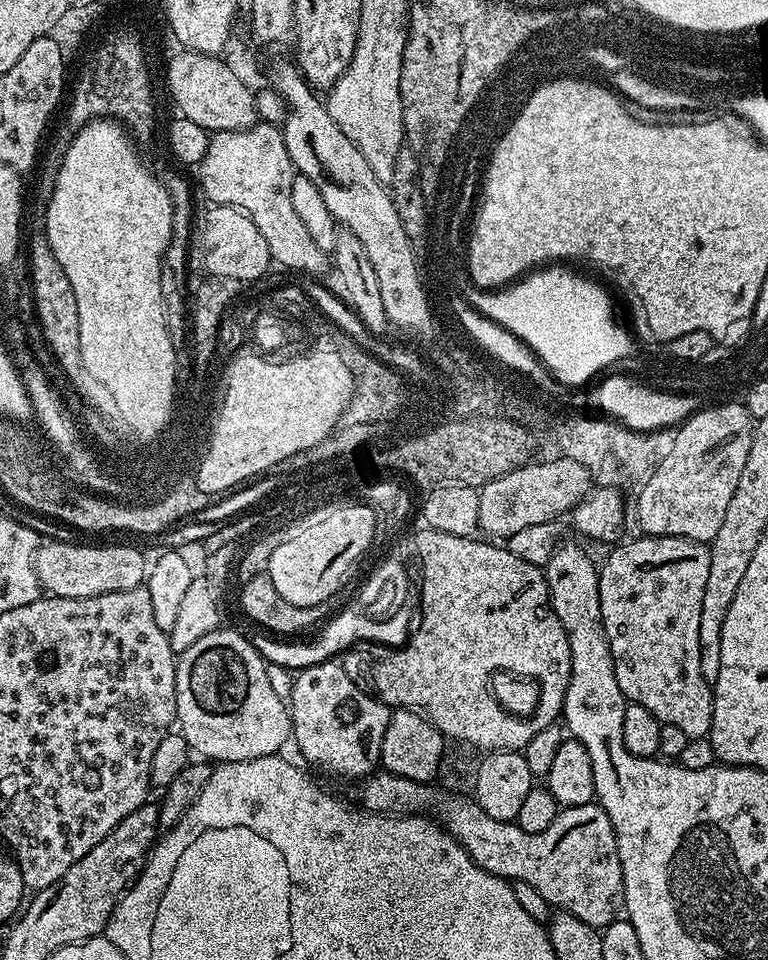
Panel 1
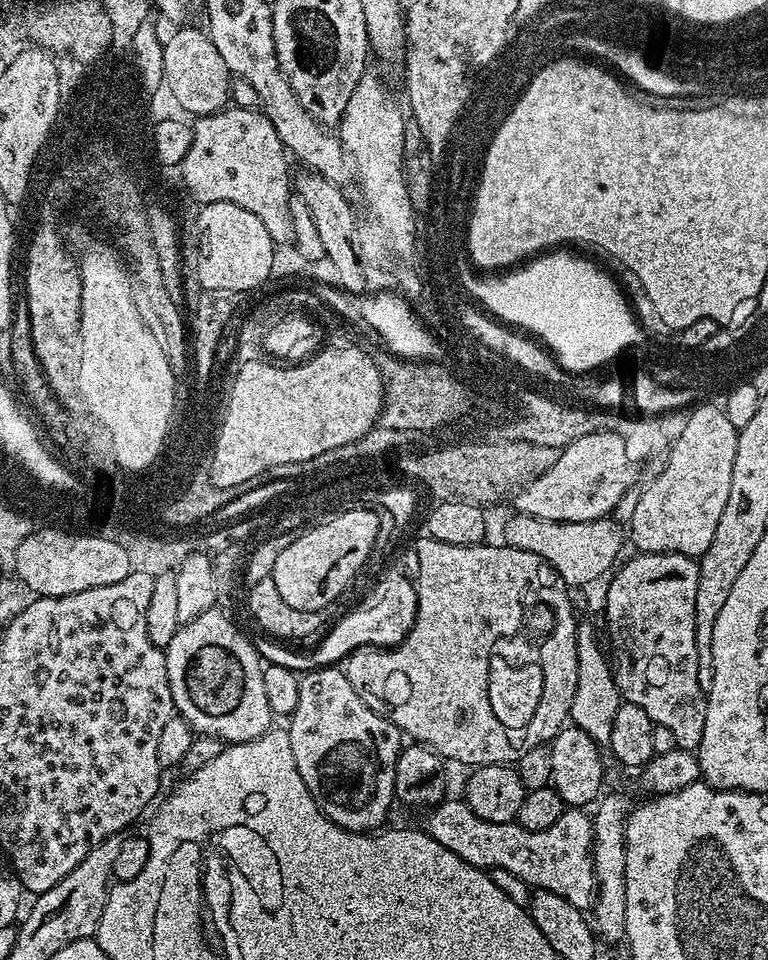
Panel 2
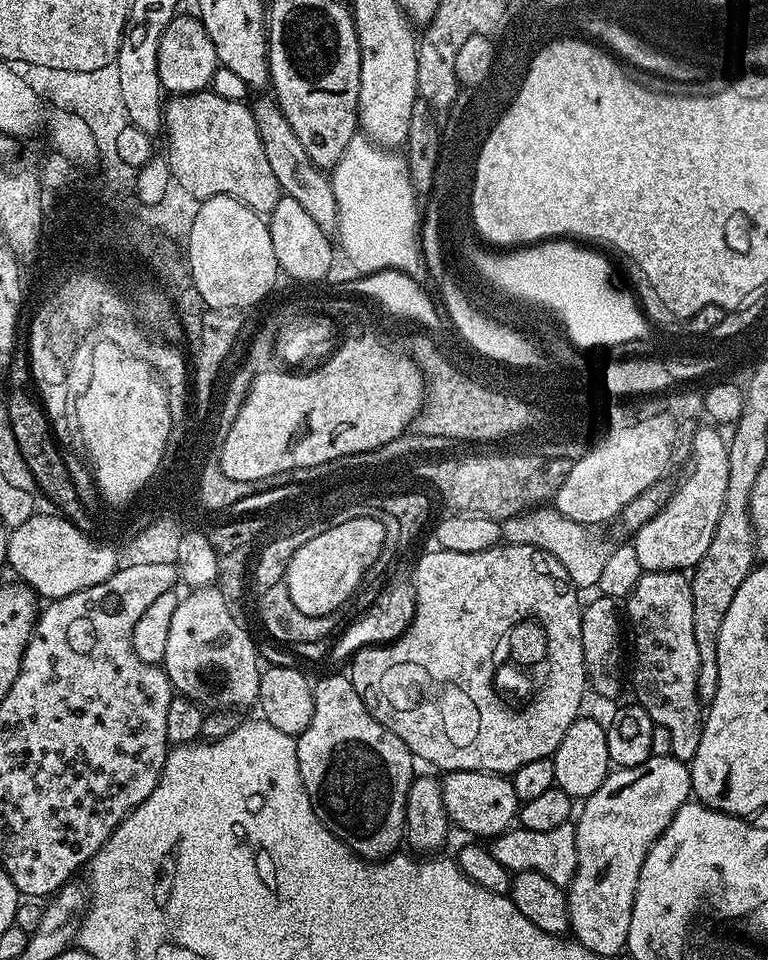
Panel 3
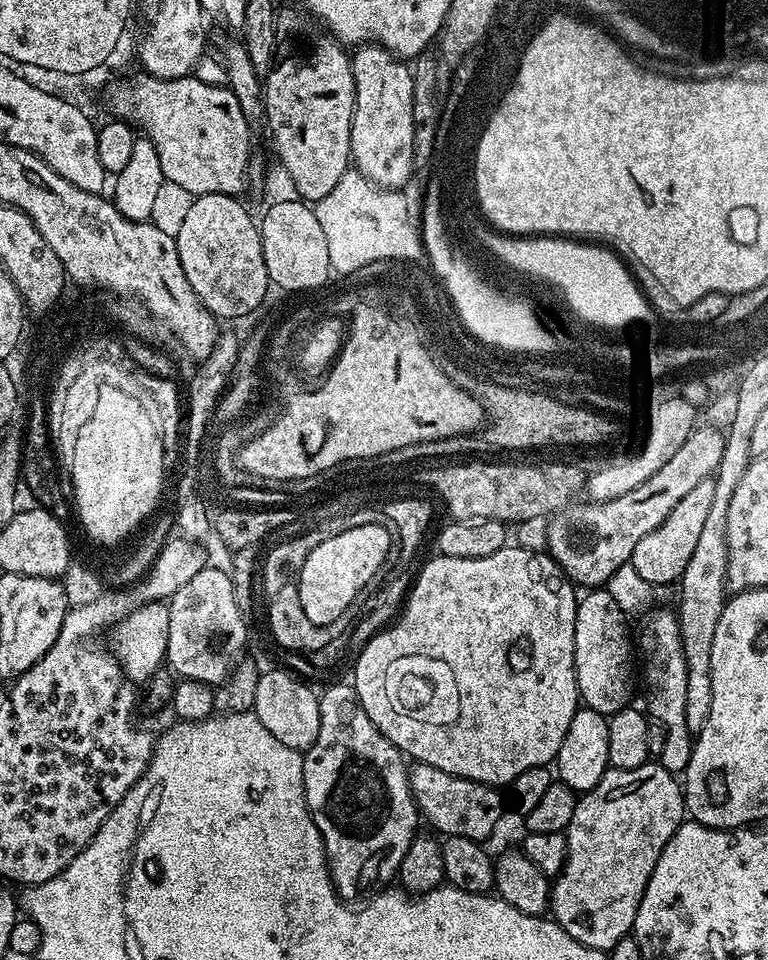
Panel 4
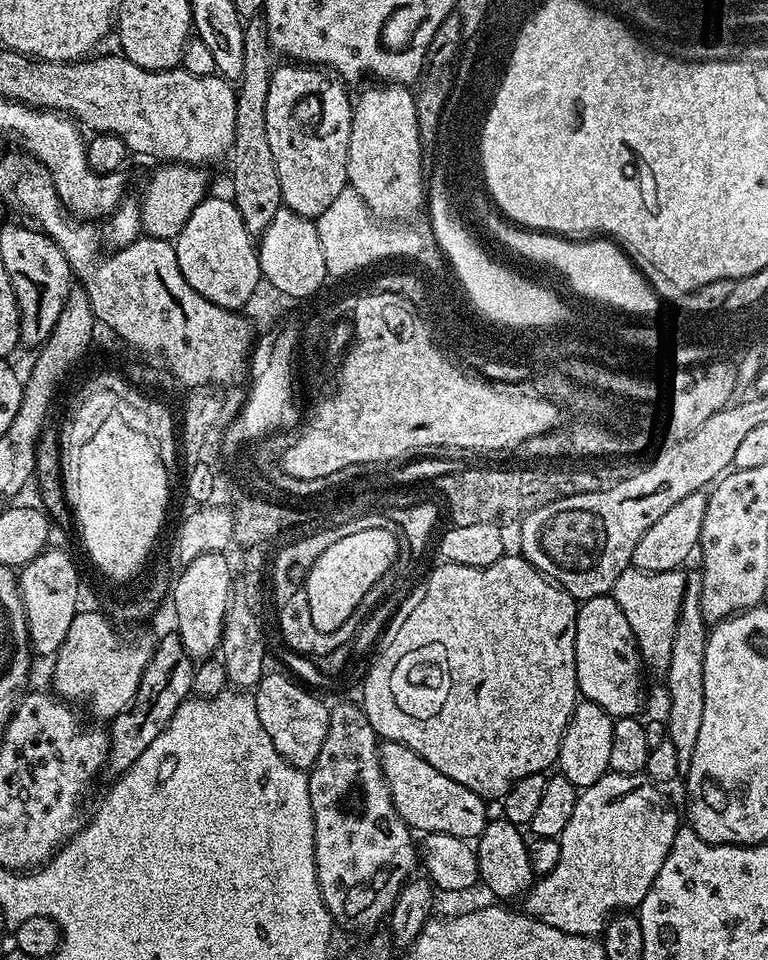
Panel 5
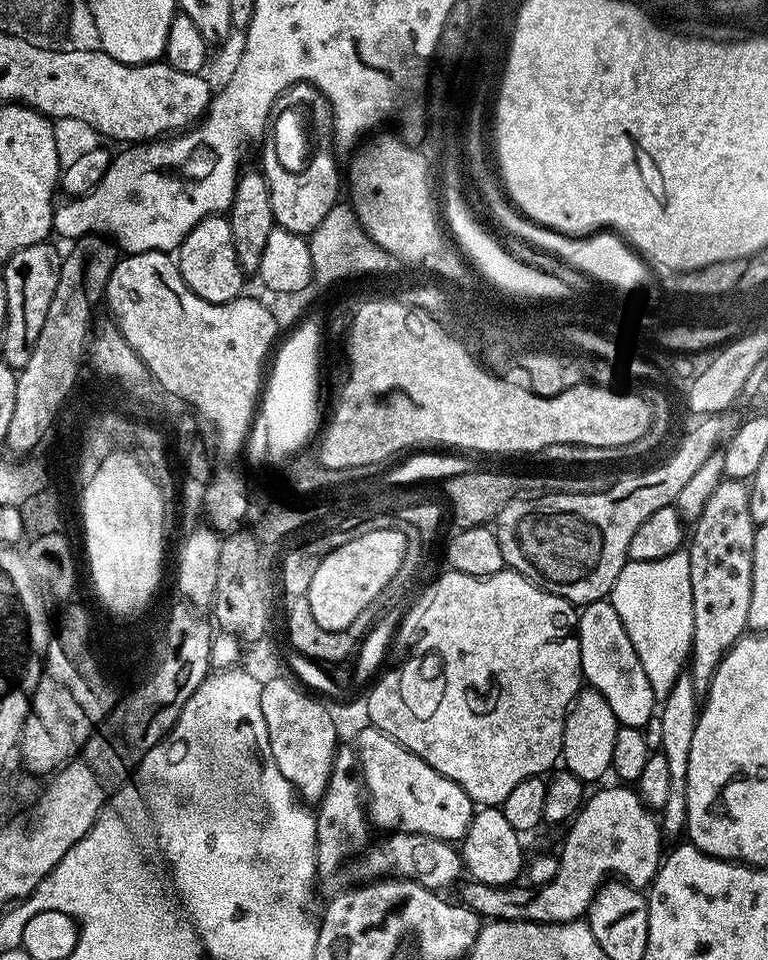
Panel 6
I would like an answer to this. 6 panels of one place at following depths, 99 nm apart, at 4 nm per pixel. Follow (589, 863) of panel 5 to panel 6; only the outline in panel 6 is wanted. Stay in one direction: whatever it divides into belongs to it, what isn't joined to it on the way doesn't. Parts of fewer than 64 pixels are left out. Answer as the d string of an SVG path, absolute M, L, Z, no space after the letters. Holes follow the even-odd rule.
M616 786L620 788L600 788L596 793L589 795L584 803L580 806L580 811L576 813L574 819L567 825L568 833L564 836L564 849L558 852L560 857L560 869L558 874L554 874L554 878L550 882L539 885L535 888L532 886L494 886L493 884L483 884L474 879L469 879L468 884L461 883L459 903L465 906L472 912L477 912L482 918L487 918L489 921L494 920L509 920L510 922L531 922L531 924L569 924L572 920L579 920L587 913L589 906L592 904L592 899L596 896L596 891L600 885L605 883L609 878L619 878L623 883L632 885L633 888L643 889L645 886L651 885L652 879L656 877L656 871L660 869L662 863L662 851L660 852L660 840L662 841L662 824L658 819L657 813L653 809L646 807L640 800L640 794L632 786Z

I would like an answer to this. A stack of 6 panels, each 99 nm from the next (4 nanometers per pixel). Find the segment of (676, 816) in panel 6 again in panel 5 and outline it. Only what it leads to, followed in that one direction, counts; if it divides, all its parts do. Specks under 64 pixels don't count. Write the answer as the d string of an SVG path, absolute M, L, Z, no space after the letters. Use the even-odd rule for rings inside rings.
M699 575L688 576L684 601L678 614L678 626L674 632L674 646L670 649L668 675L668 716L666 715L666 738L674 742L678 754L678 770L687 773L694 746L698 746L698 729L702 727L702 710L706 707L706 685L702 682L706 662L706 642L710 625L702 614L702 582Z

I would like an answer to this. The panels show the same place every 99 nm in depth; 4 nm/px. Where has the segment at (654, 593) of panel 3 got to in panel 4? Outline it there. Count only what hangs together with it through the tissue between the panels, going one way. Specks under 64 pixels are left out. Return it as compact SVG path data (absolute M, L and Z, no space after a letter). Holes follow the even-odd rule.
M659 606L653 607L644 618L638 648L644 651L644 688L648 691L646 712L652 720L666 726L666 747L658 757L658 763L666 770L680 774L690 762L694 743L694 734L686 724L686 654L682 650L680 618L673 609L671 612Z

